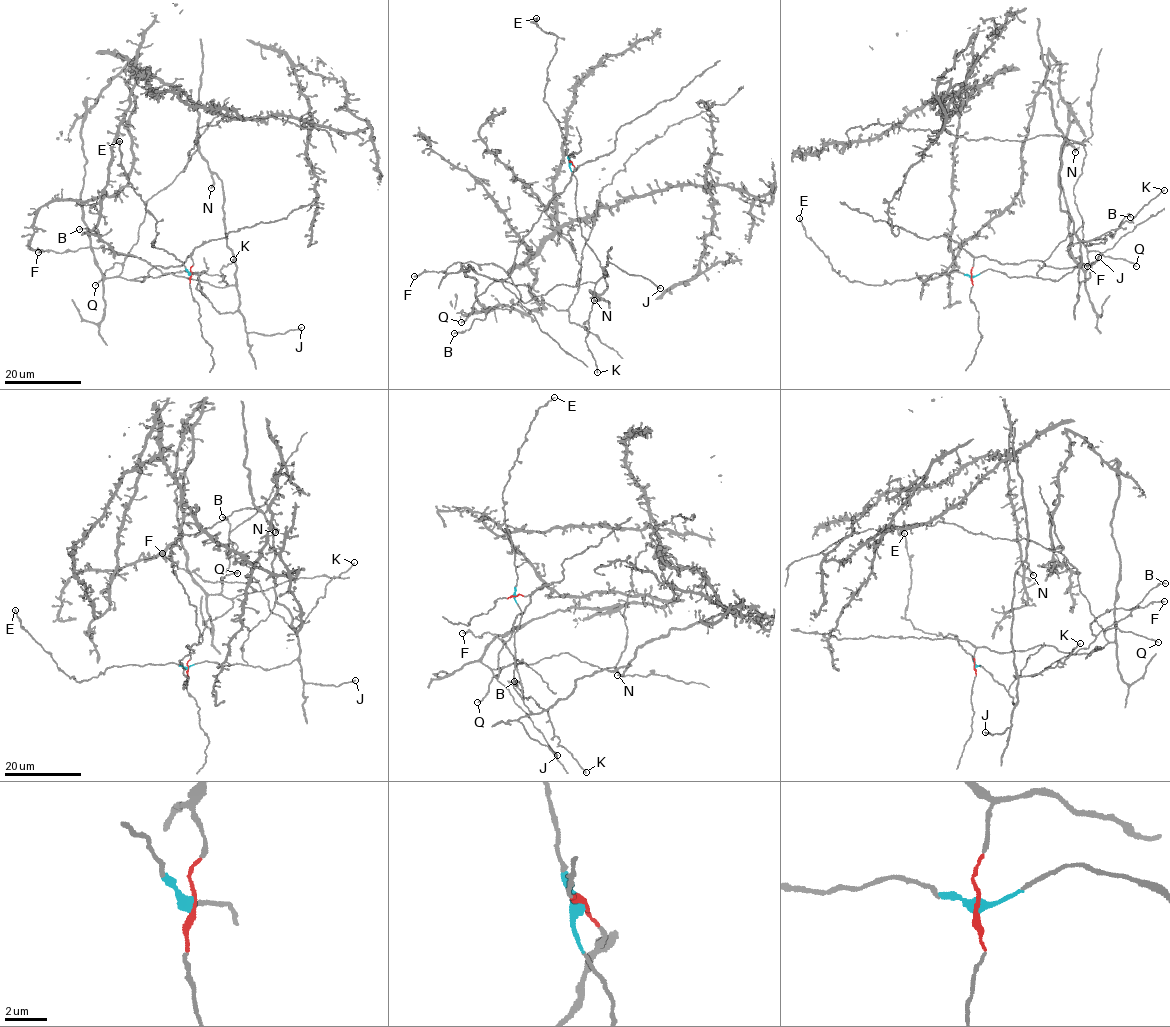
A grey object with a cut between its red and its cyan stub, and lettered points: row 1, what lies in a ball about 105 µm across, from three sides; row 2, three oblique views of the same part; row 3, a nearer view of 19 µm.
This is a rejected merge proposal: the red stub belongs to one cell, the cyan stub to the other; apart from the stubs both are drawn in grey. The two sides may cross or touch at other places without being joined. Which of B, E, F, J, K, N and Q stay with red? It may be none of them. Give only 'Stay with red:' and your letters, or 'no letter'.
Stay with red: Q

